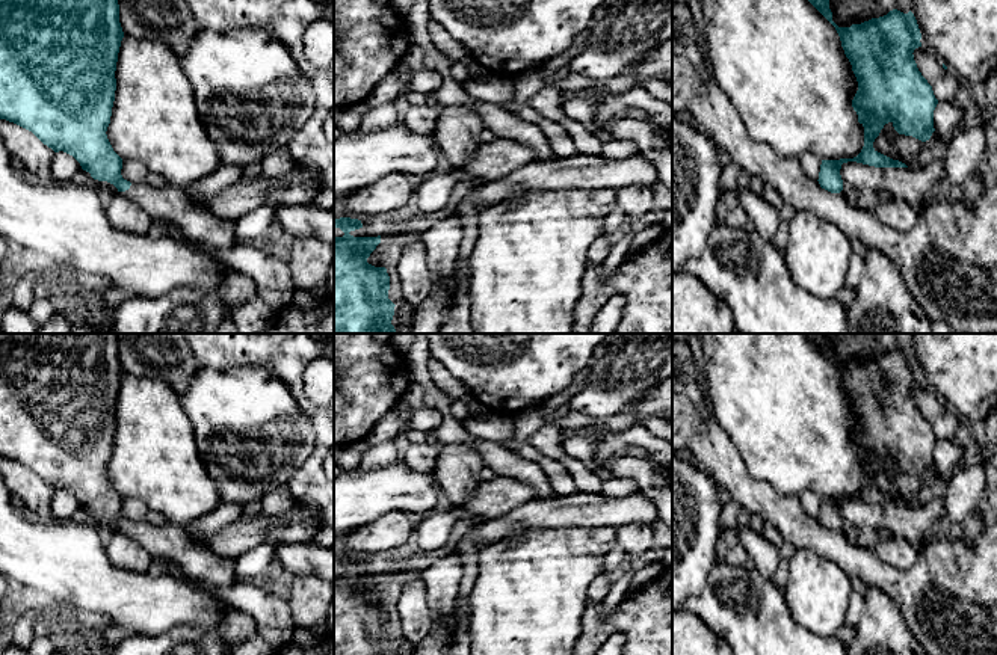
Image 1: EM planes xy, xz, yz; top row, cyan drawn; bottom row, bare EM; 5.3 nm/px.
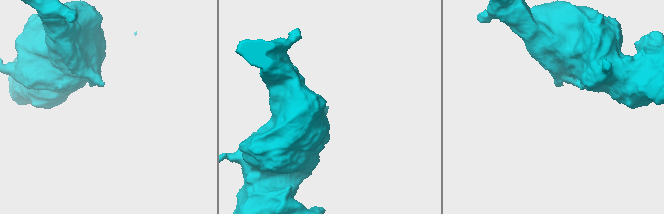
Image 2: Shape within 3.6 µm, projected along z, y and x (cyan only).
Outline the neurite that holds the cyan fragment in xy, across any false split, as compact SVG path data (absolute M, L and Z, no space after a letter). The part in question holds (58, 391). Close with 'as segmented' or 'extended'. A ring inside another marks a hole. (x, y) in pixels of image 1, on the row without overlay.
M0 334L0 457L32 469L54 490L73 494L94 518L113 522L151 555L171 558L186 577L210 587L236 586L236 558L216 557L207 546L189 537L187 527L169 522L154 525L122 516L122 497L106 472L115 439L115 409L122 376L118 334Z | extended

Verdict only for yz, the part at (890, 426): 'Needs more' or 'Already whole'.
Already whole

